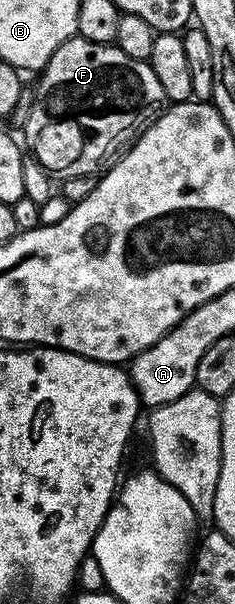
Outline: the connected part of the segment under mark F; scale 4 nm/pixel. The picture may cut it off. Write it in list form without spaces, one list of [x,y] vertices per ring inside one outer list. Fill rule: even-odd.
[[[80,34],[72,36],[67,42],[63,42],[63,46],[59,46],[59,50],[55,50],[55,54],[51,54],[47,66],[41,69],[36,80],[34,106],[31,108],[31,116],[27,119],[26,126],[23,129],[23,135],[25,135],[26,140],[24,140],[24,143],[27,145],[27,148],[27,143],[29,143],[30,150],[28,148],[28,151],[31,153],[31,156],[41,164],[45,172],[57,178],[94,175],[94,173],[98,171],[96,168],[99,167],[108,156],[114,155],[113,157],[116,157],[122,150],[128,149],[133,141],[161,115],[167,104],[165,95],[163,94],[163,86],[159,86],[159,78],[155,78],[155,70],[151,70],[149,63],[144,60],[136,60],[127,54],[123,54],[123,50],[113,44],[96,44],[90,40],[84,40]]]

